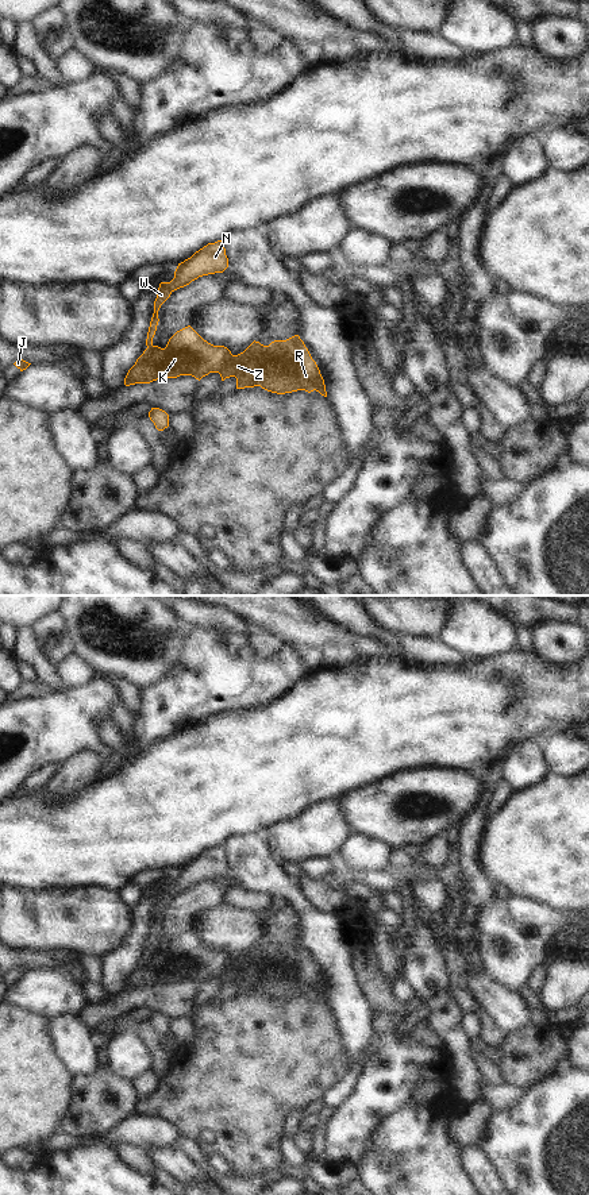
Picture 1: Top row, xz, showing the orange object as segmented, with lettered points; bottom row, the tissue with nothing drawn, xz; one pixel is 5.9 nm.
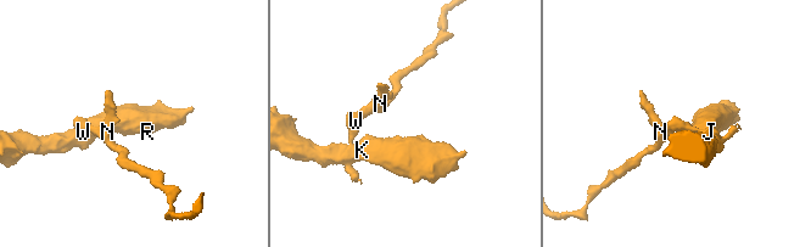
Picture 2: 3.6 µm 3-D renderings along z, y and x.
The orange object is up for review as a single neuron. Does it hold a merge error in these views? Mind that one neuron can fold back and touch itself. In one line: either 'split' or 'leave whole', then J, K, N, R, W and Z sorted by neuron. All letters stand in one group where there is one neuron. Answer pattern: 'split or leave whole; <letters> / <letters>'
split; J K R Z / N W

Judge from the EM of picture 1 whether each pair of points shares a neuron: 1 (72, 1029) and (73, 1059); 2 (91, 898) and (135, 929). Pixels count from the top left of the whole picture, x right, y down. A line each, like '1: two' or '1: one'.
1: one
2: two

